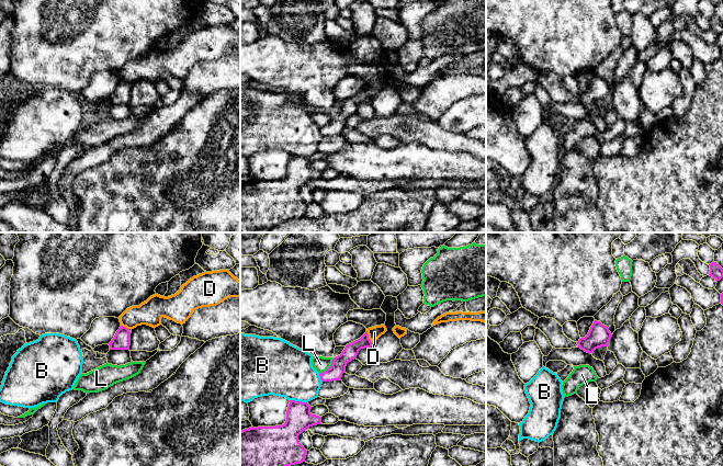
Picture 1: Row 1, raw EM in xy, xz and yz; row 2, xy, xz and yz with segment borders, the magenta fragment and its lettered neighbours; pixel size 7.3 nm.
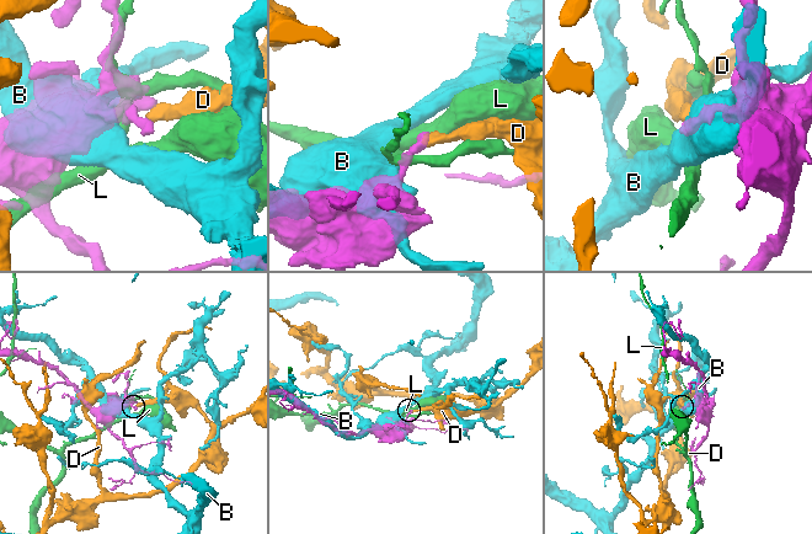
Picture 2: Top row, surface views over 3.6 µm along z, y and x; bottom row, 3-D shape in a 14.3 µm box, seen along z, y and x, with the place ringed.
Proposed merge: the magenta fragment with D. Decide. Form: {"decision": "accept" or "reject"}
{"decision": "reject"}

